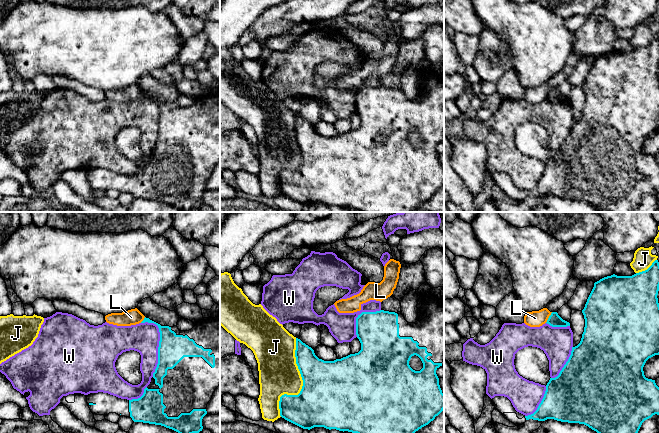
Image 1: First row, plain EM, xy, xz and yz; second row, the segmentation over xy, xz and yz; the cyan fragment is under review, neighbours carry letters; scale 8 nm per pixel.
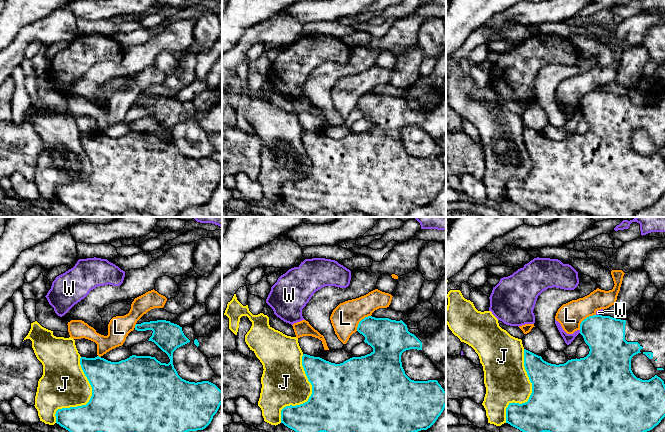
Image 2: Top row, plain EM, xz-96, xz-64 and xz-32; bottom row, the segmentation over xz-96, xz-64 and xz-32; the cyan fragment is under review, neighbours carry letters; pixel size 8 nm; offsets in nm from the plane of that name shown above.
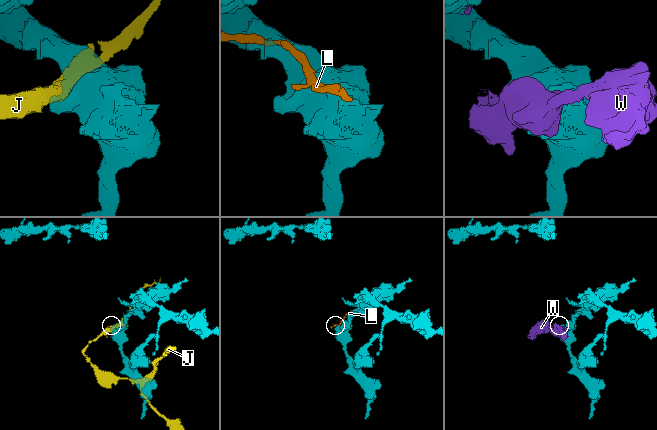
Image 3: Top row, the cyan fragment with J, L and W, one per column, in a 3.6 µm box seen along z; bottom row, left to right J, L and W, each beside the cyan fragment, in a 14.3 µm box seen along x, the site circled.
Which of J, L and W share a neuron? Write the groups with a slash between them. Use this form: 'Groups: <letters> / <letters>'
Groups: J / L / W

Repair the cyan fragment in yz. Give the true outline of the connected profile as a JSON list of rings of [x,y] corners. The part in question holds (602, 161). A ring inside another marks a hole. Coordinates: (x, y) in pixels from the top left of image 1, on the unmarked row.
[[[655,36],[647,46],[636,49],[632,52],[617,52],[613,50],[595,58],[585,83],[582,86],[585,95],[585,103],[581,117],[577,122],[572,123],[571,131],[560,147],[559,151],[555,154],[550,154],[546,161],[546,167],[541,179],[533,190],[525,192],[526,196],[533,195],[538,197],[545,197],[547,195],[554,195],[561,198],[584,200],[592,206],[596,207],[601,212],[636,212],[642,199],[645,196],[651,194],[655,190],[659,191],[659,163],[656,161],[655,156],[646,154],[643,147],[643,143],[646,137],[655,131],[659,131],[658,67],[658,36]]]

